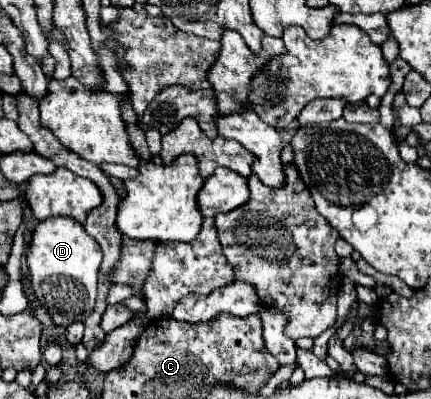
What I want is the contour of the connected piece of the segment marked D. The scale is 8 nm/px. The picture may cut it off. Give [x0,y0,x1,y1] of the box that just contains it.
[26,217,102,327]

